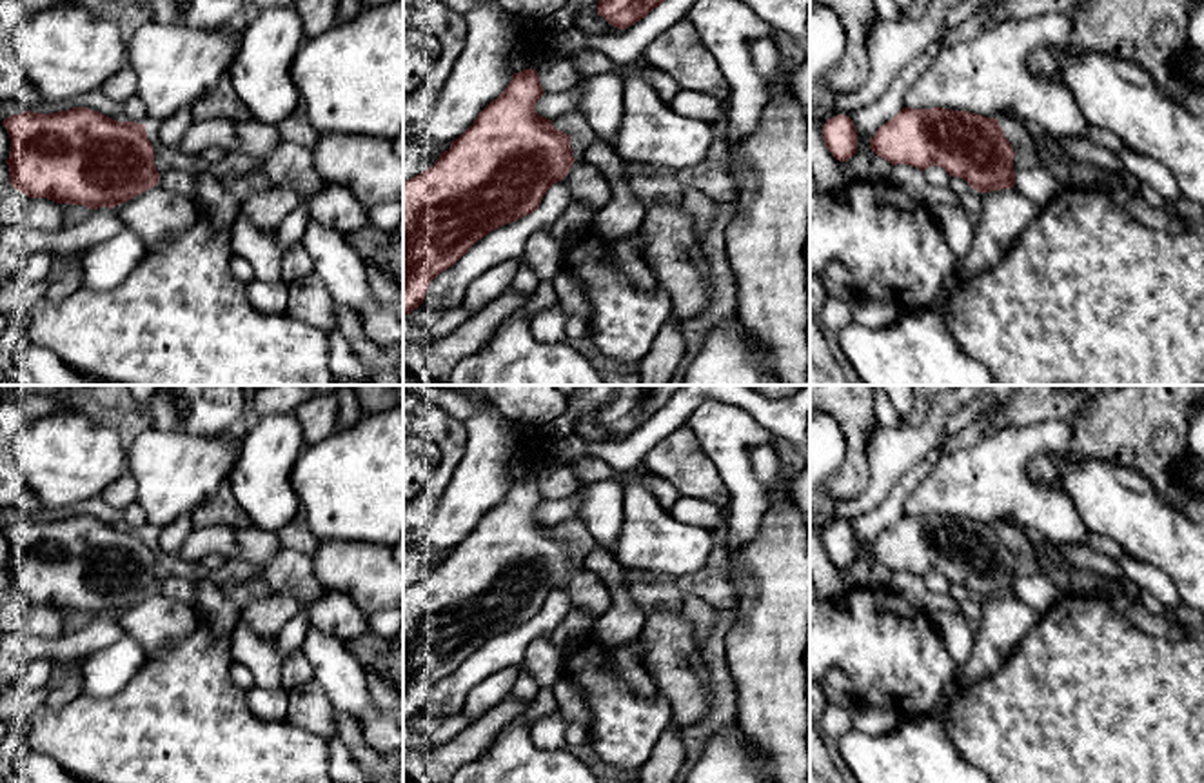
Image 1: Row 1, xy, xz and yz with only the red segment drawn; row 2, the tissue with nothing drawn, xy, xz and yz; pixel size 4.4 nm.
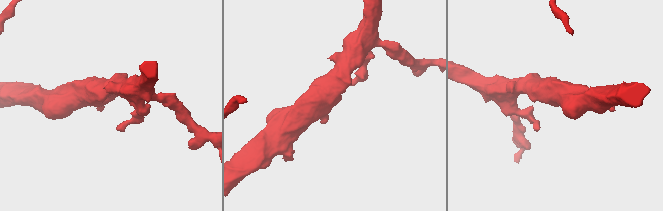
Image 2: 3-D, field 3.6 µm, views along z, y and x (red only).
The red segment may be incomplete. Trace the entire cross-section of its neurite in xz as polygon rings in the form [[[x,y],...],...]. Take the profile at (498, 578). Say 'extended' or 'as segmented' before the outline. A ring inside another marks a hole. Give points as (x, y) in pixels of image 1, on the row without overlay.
extended; [[[536,476],[514,480],[505,498],[450,549],[432,574],[403,589],[403,725],[423,710],[439,679],[490,638],[538,618],[545,600],[565,583],[570,607],[585,609],[597,621],[610,609],[607,585],[572,563],[570,541],[536,520],[543,501]]]

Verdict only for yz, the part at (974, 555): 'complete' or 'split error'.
complete

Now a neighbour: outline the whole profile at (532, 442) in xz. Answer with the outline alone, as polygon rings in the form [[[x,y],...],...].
[[[530,425],[530,431],[521,438],[518,449],[523,452],[538,452],[543,458],[545,465],[550,465],[548,460],[550,447],[543,443],[539,425]]]

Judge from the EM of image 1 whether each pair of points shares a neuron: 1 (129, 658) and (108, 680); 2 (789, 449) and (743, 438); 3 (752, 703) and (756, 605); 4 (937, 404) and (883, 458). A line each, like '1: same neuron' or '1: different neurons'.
1: same neuron
2: same neuron
3: same neuron
4: same neuron

